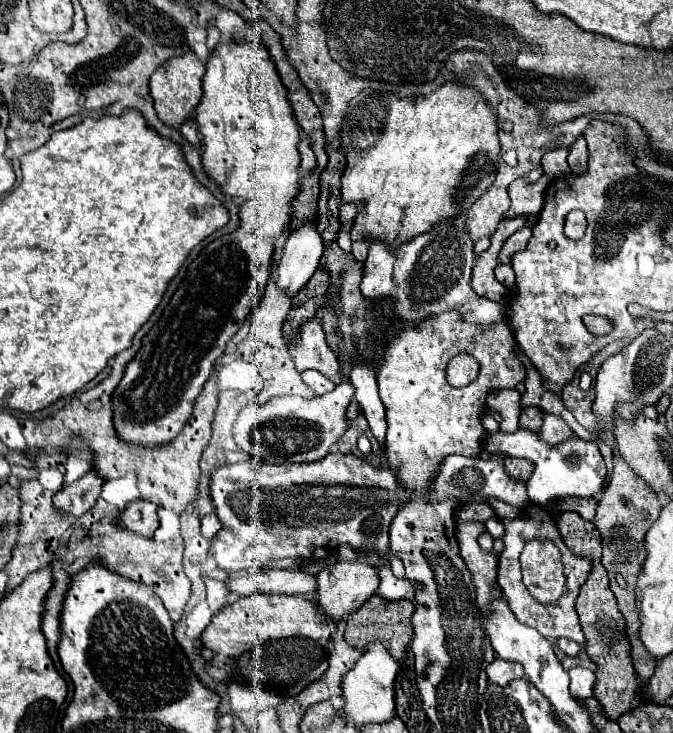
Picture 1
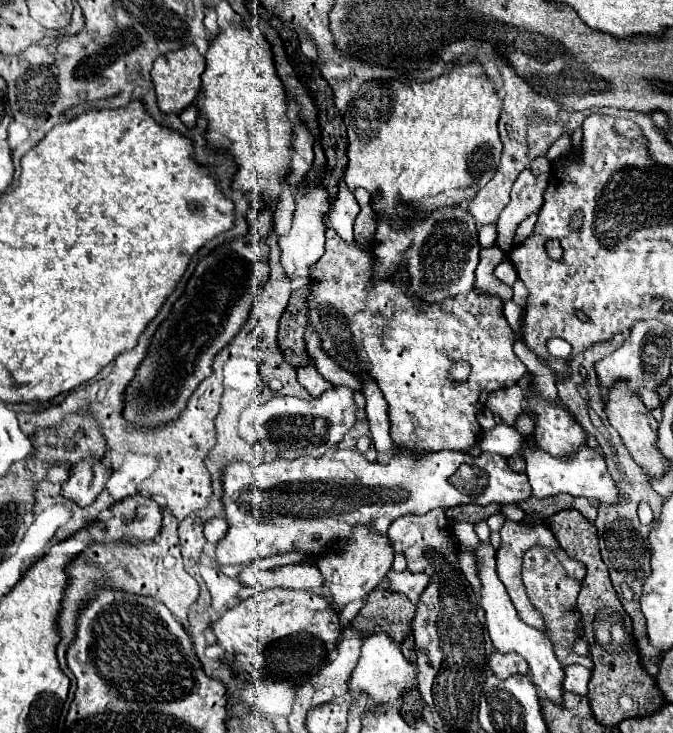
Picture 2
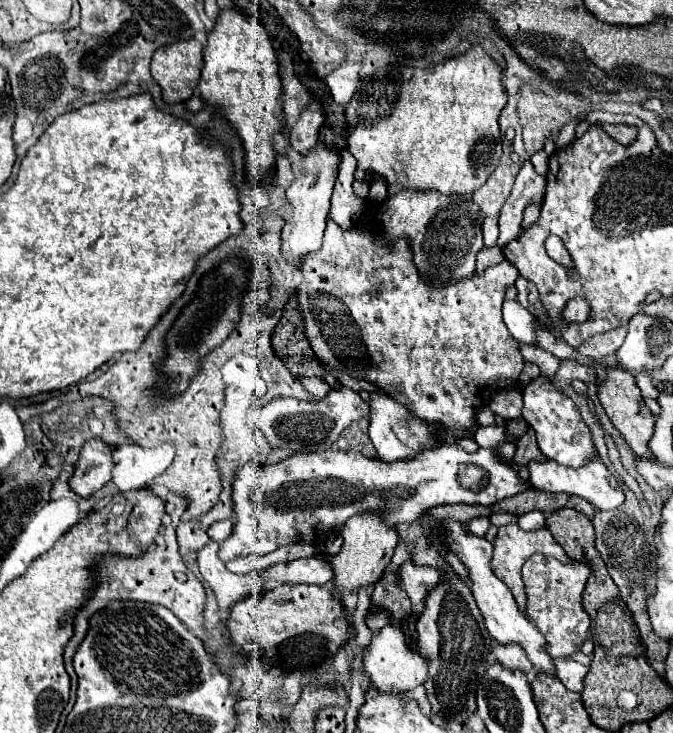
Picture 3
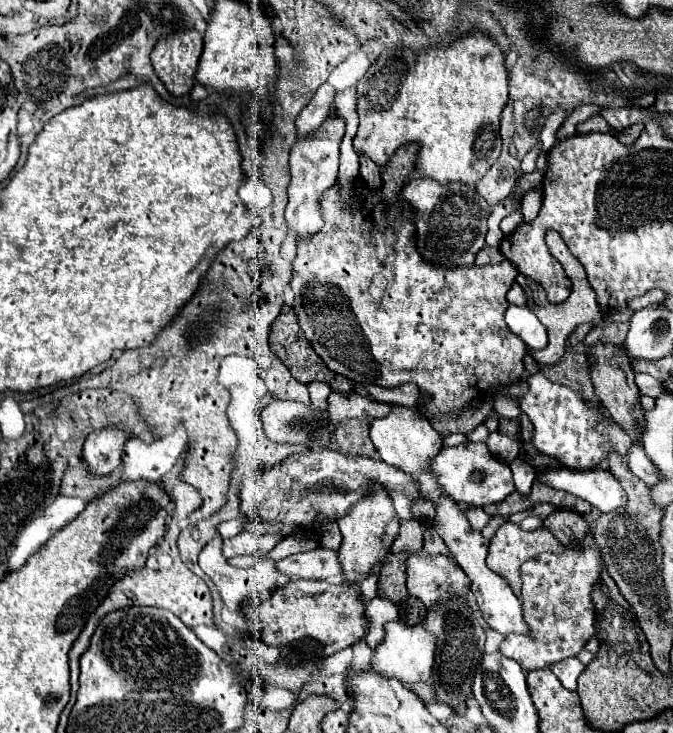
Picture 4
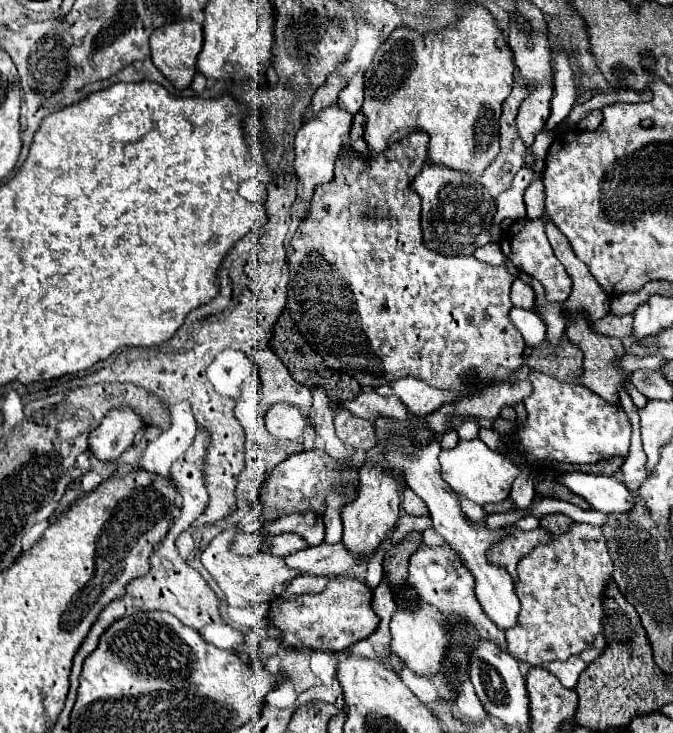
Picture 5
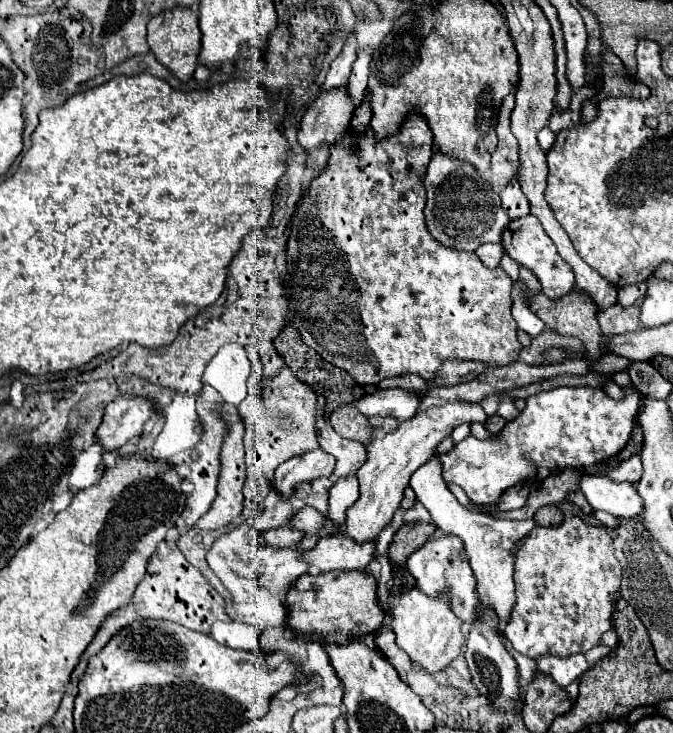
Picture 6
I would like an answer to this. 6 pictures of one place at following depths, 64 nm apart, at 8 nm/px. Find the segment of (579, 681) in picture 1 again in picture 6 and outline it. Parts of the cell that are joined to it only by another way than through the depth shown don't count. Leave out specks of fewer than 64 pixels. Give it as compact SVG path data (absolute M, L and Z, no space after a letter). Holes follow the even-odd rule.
M572 654L568 658L546 656L546 658L540 658L536 664L538 664L540 672L552 676L562 688L566 688L572 682L576 682L590 668L590 664L586 662L584 654Z

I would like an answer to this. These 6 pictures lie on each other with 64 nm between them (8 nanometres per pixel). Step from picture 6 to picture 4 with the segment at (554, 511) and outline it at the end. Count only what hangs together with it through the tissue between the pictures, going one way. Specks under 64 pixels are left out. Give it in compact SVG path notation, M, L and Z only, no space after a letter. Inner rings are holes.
M560 508L544 518L544 528L548 528L562 546L572 546L580 544L580 540L588 536L590 524L584 520L582 514Z

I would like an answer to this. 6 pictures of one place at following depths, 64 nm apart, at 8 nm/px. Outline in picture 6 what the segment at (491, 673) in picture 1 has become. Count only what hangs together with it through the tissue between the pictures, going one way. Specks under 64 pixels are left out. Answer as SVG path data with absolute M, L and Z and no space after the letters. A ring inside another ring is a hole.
M566 516L558 528L536 526L524 546L518 550L514 582L516 606L512 610L510 624L504 628L504 634L516 652L532 660L538 660L538 656L570 656L586 652L598 644L604 632L612 628L610 622L614 612L614 596L620 590L620 566L612 550L612 540L600 526L570 516Z

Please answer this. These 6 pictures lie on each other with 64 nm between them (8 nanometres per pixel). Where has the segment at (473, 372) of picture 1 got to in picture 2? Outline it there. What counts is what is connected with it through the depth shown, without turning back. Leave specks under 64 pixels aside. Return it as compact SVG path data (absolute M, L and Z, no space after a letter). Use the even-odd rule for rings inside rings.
M456 362L452 368L450 368L450 378L452 380L466 380L466 376L470 376L470 364L468 362Z

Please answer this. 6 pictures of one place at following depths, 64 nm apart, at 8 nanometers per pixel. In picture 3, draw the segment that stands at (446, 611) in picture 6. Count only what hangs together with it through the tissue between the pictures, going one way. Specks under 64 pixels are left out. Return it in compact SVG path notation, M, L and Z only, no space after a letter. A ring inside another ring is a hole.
M390 624L384 626L378 634L374 634L370 644L362 652L362 674L370 680L372 688L378 688L378 692L404 694L426 680L426 670L426 660L418 654L418 648L408 646L404 632Z

